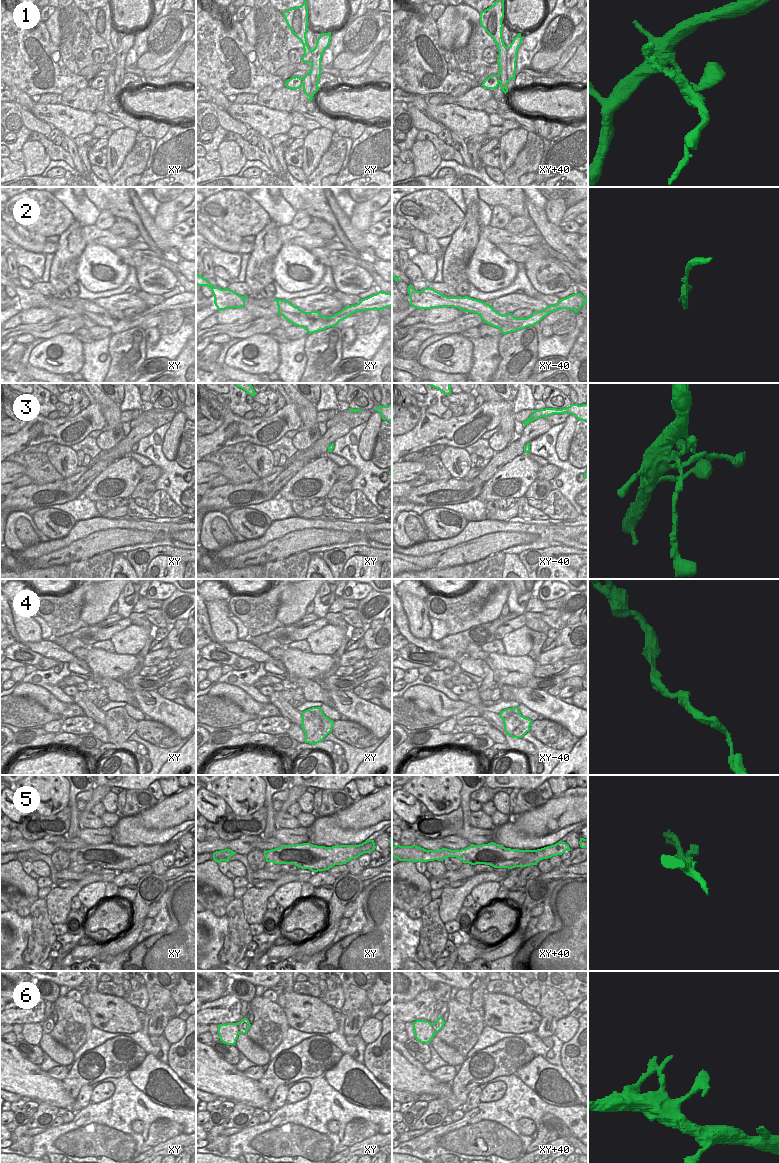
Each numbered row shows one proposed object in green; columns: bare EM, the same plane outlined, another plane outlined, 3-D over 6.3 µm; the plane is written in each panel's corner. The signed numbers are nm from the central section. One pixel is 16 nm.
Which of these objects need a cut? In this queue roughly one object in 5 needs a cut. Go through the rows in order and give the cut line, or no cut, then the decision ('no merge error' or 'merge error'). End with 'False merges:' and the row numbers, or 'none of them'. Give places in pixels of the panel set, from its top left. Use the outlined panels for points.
1: xy+40 (497, 74), (497, 78), (500, 81) | merge error
2: no cut | no merge error
3: no cut | no merge error
4: no cut | no merge error
5: xy+40 (536, 850), (525, 857), (525, 865) | merge error
6: no cut | no merge error
False merges: 1, 5

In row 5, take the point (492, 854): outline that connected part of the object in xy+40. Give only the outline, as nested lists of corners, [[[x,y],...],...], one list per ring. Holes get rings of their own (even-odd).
[[[494,842],[482,845],[471,844],[461,850],[438,849],[426,850],[417,845],[392,847],[392,857],[399,861],[428,862],[442,861],[448,857],[456,857],[463,863],[471,865],[485,864],[494,868],[512,869],[515,867],[526,867],[525,857],[536,850],[519,850],[505,848]]]

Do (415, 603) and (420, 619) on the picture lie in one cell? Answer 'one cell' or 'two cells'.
one cell

